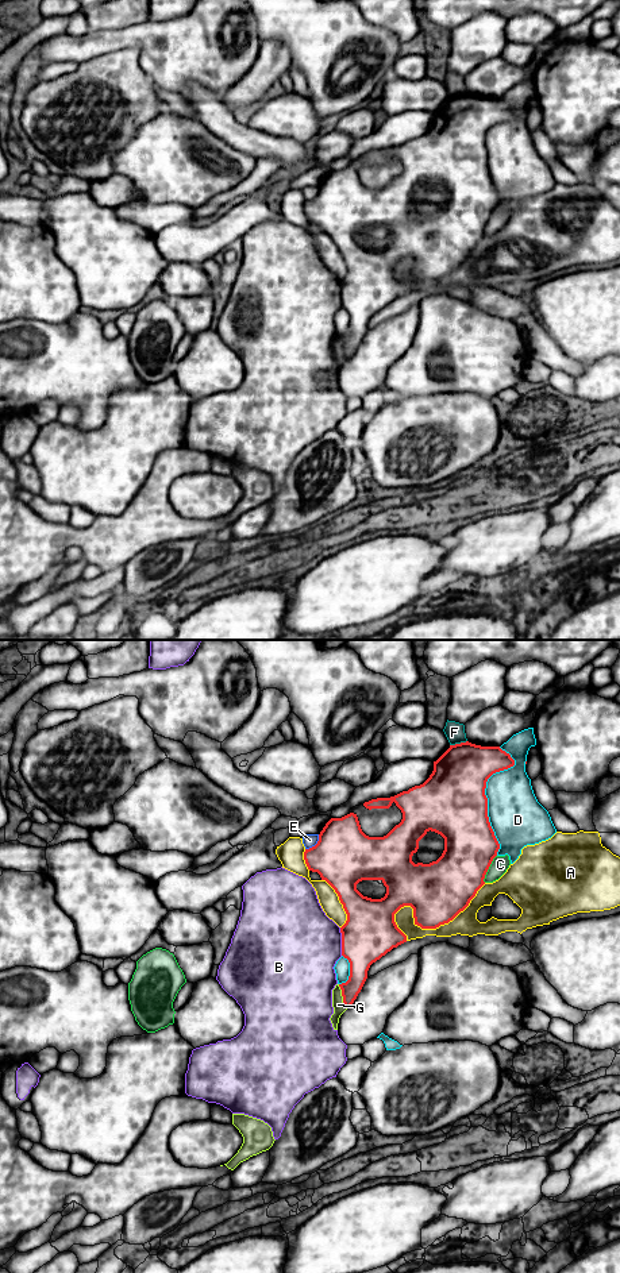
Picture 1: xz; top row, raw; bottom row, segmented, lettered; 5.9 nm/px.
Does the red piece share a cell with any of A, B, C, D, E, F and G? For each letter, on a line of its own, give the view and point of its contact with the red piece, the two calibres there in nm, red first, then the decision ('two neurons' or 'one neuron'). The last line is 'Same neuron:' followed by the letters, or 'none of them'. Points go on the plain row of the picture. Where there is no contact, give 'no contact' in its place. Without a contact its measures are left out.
A: xz (432, 280) | 360/140 nm | two neurons
B: xz (342, 293) | 320/480 nm | two neurons
C: xz (488, 220) | 320/100 nm | two neurons
D: xz (485, 147) | 400/320 nm | two neurons
E: xz (316, 196) | 360/80 nm | two neurons
F: xz (458, 96) | 340/120 nm | two neurons
G: xz (342, 347) | 140/70 nm | two neurons
Same neuron: none of them

